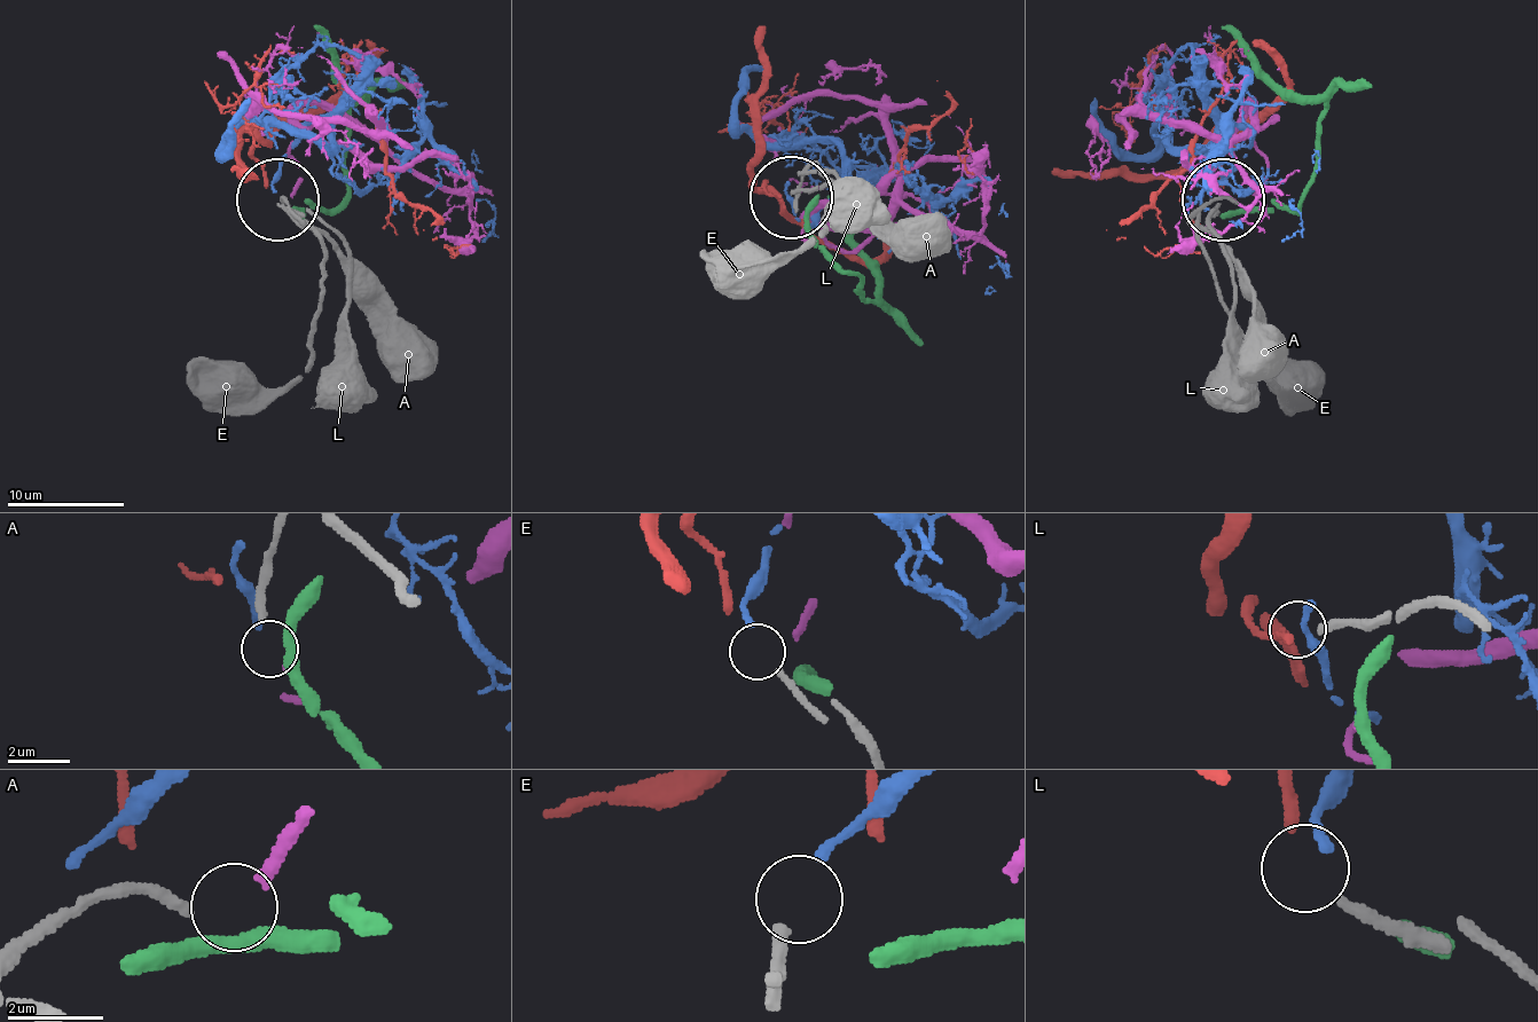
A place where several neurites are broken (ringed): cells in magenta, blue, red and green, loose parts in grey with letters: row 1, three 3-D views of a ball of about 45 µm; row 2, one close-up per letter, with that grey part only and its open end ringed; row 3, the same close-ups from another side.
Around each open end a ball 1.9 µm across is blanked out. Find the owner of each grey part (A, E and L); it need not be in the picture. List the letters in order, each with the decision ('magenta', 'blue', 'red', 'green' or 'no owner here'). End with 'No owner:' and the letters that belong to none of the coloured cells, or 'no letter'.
A: magenta
E: blue
L: red
No owner: no letter

